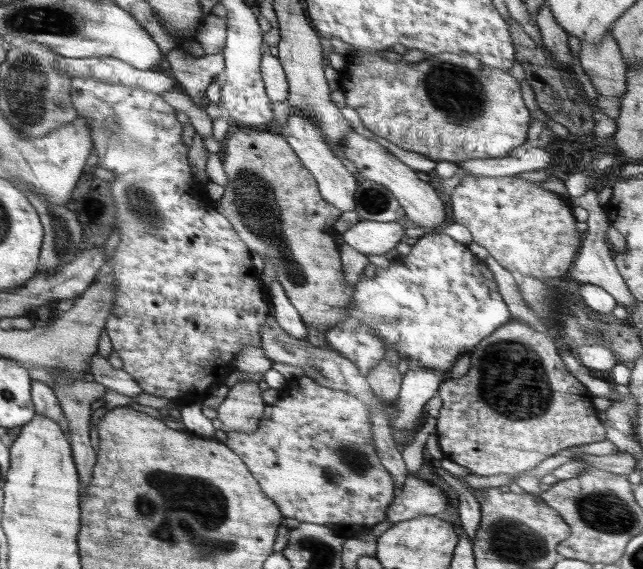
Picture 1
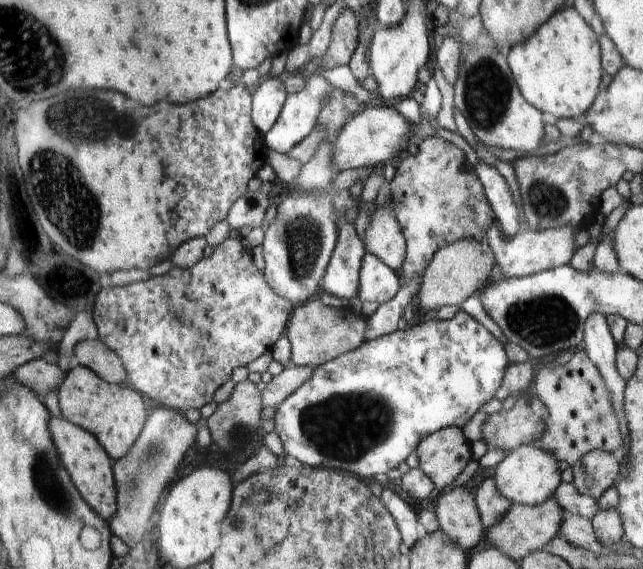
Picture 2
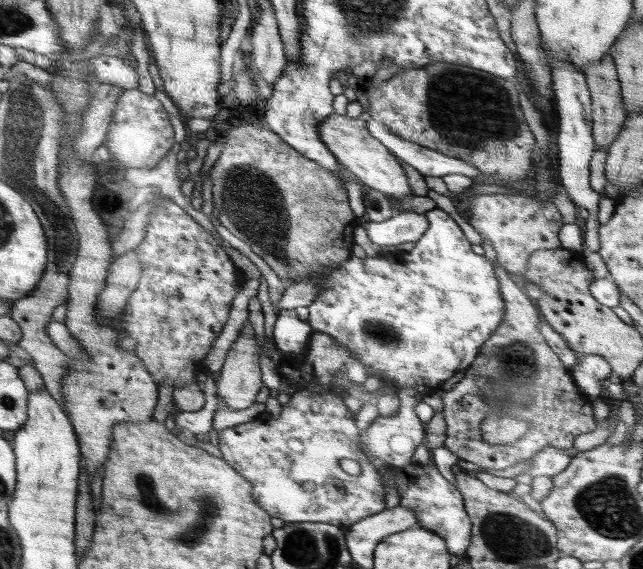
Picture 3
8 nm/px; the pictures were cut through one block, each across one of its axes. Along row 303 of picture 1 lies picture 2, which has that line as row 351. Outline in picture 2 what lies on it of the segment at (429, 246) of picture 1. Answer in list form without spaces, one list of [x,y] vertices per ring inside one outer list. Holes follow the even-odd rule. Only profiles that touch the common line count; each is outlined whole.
[[[463,309],[456,312],[456,316],[447,320],[432,319],[418,324],[412,323],[405,330],[396,330],[388,336],[375,338],[374,340],[365,340],[356,350],[346,352],[330,362],[320,364],[314,367],[314,372],[310,374],[310,378],[300,384],[294,392],[284,402],[281,402],[275,409],[274,424],[275,431],[278,433],[285,450],[284,455],[291,462],[308,466],[324,466],[326,469],[338,468],[338,470],[346,470],[354,476],[358,476],[368,483],[381,474],[383,476],[392,468],[398,467],[404,462],[408,456],[416,450],[421,440],[430,436],[433,432],[442,430],[446,427],[463,426],[490,400],[494,398],[494,394],[500,388],[501,380],[510,364],[504,346],[498,341],[488,329],[480,322],[476,321],[473,316],[466,313]]]

